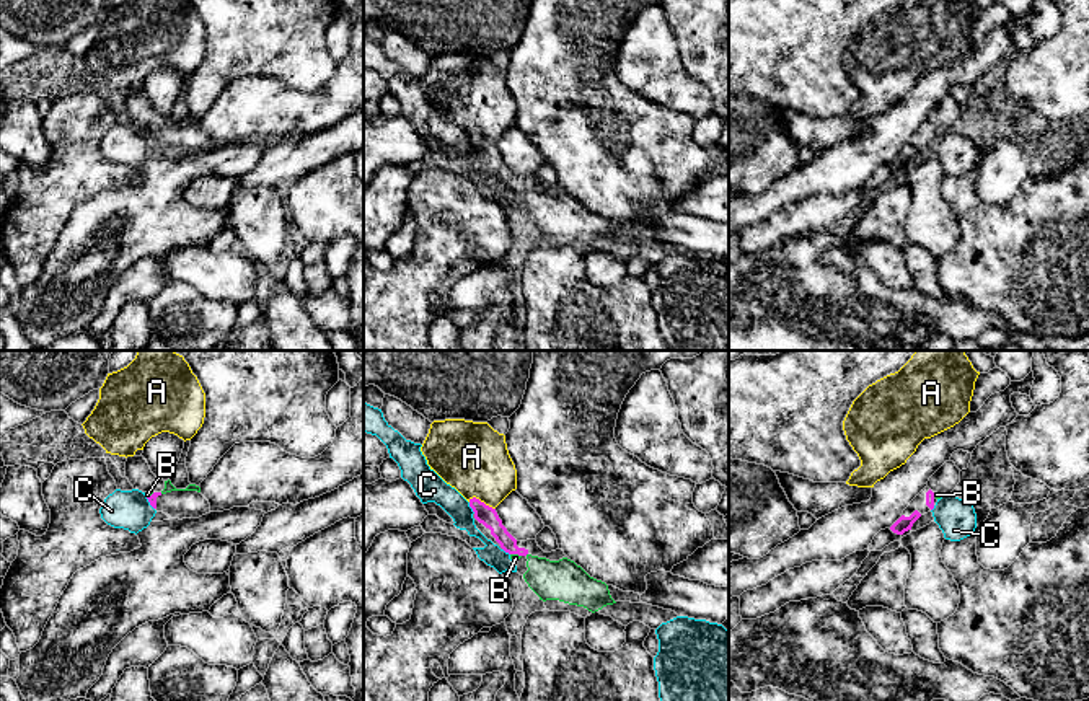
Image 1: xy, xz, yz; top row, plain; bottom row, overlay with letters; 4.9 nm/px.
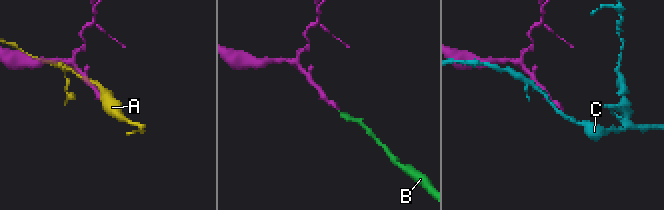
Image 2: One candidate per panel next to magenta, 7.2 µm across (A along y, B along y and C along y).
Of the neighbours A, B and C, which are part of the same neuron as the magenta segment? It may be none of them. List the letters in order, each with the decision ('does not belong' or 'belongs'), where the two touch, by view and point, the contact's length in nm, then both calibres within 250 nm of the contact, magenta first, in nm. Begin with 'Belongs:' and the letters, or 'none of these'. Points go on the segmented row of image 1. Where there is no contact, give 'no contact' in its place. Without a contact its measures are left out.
Belongs: B
A: does not belong; meets magenta in xz at (480, 501); contact 140 nm long; 90 nm thick on the magenta side, 360 nm on the other
B: belongs; meets magenta in xz at (515, 553); contact 60 nm long; 90 nm thick on the magenta side, 40 nm on the other
C: does not belong; meets magenta in xz at (470, 506); contact 70 nm long; 90 nm thick on the magenta side, 150 nm on the other

